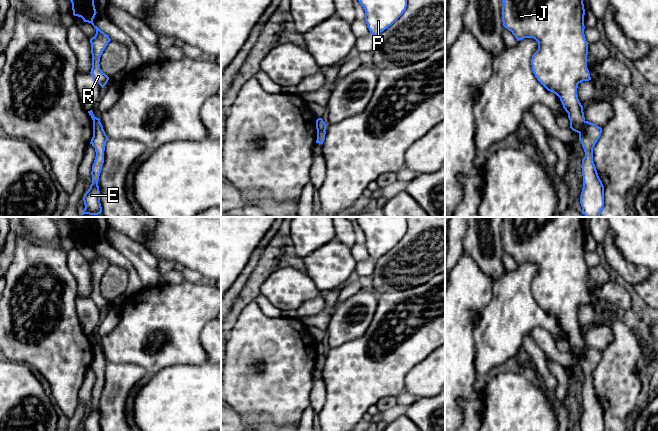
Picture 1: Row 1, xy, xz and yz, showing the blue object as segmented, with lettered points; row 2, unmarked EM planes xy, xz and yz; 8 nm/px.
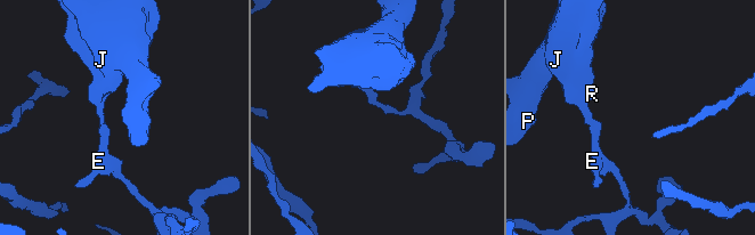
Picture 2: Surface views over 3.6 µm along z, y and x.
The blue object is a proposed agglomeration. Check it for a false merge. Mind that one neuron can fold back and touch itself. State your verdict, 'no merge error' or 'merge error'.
merge error

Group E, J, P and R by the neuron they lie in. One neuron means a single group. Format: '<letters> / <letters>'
E / J P R

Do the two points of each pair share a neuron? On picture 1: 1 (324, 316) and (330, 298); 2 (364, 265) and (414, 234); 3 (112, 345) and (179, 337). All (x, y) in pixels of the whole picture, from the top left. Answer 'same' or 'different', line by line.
1: same
2: different
3: same

